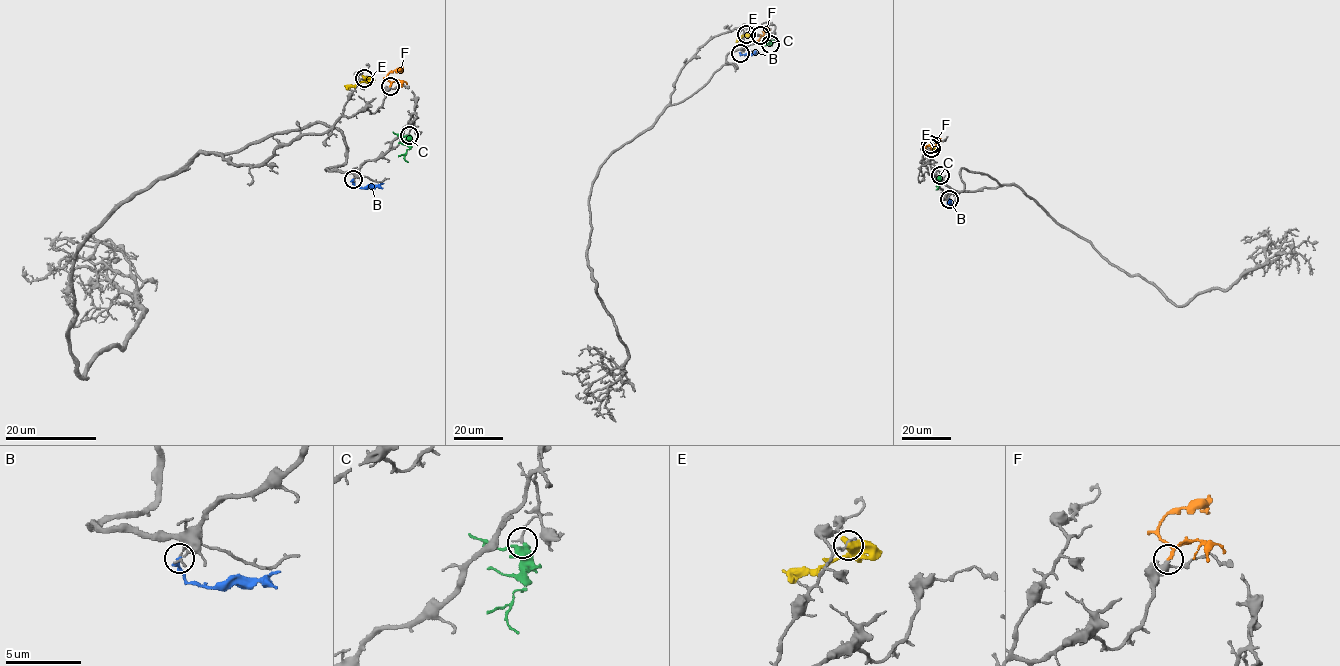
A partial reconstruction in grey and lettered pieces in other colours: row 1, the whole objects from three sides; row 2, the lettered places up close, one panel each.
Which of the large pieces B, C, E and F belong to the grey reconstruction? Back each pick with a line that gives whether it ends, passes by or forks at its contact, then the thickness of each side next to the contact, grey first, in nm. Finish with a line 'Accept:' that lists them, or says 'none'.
F: it passes by; 360 nm thick on the grey side, 150 nm on the other
Accept: F

